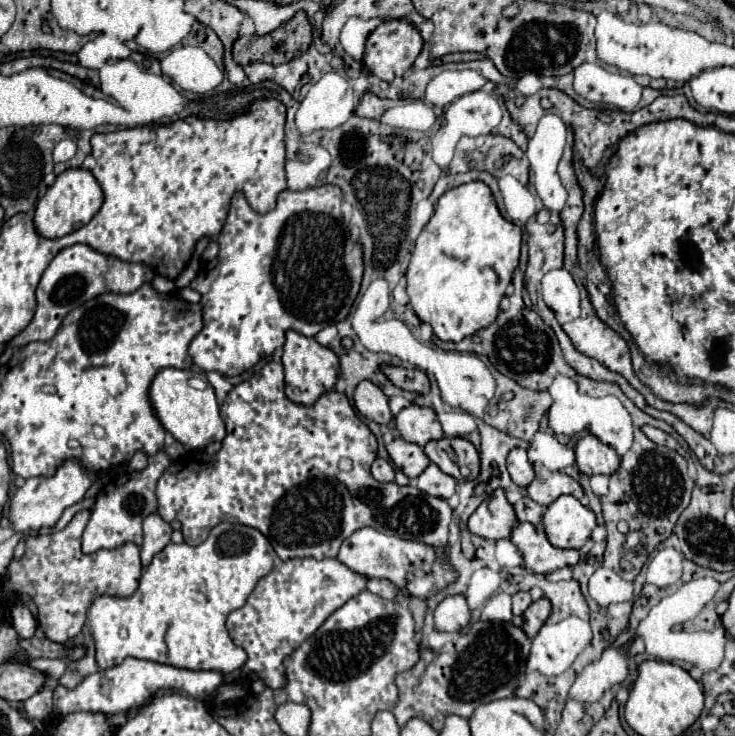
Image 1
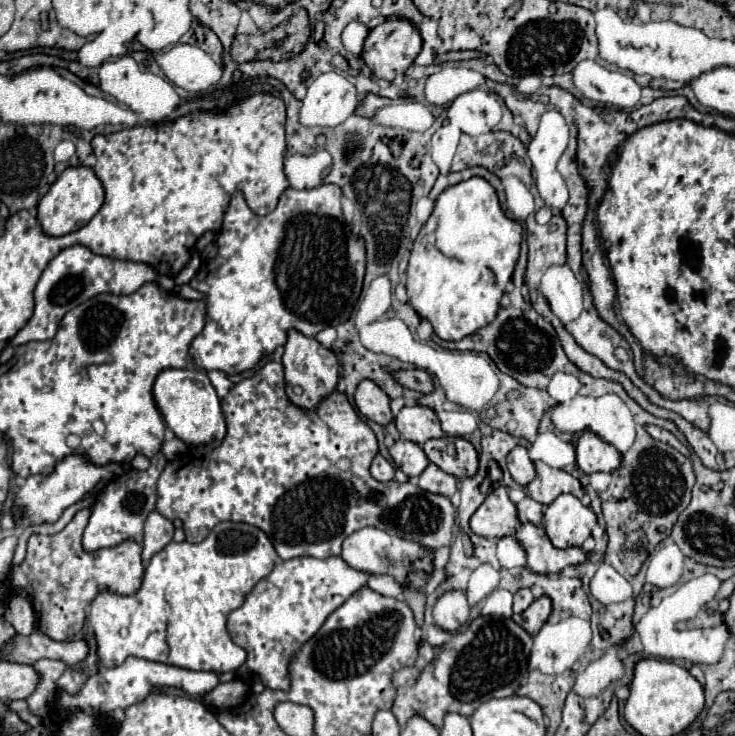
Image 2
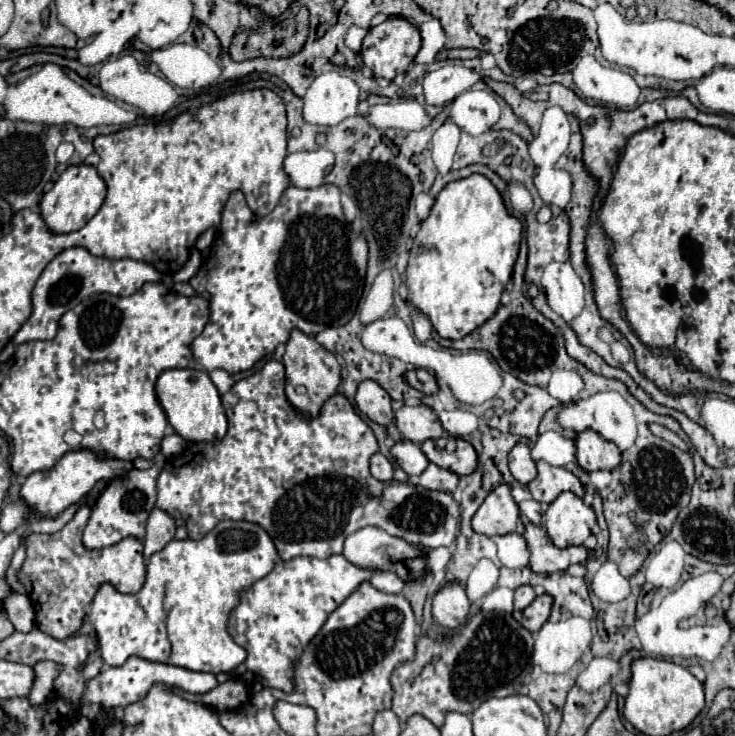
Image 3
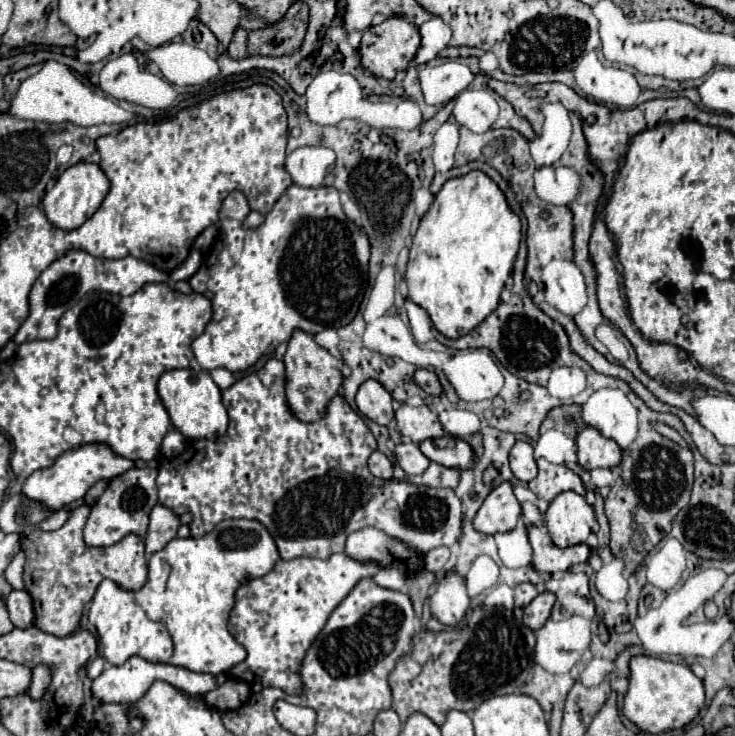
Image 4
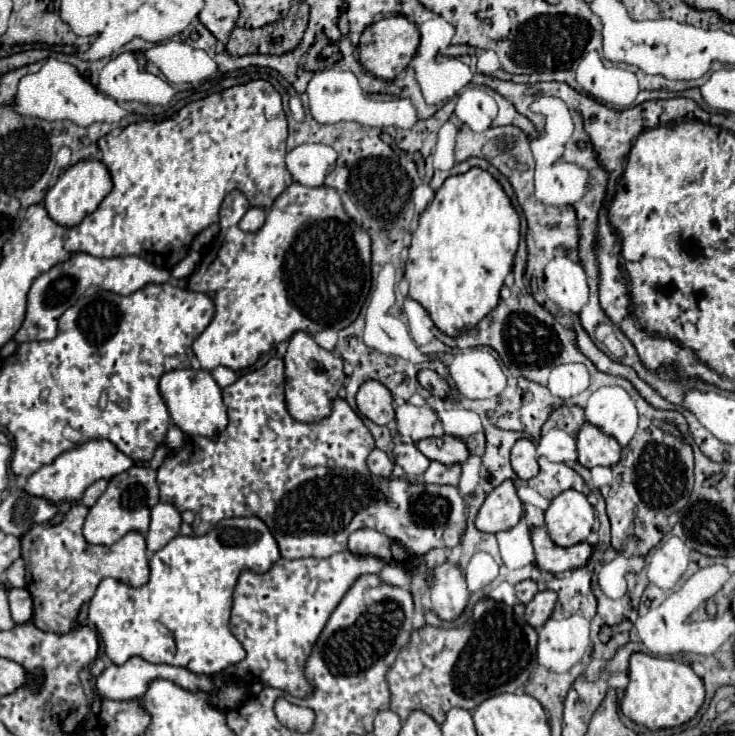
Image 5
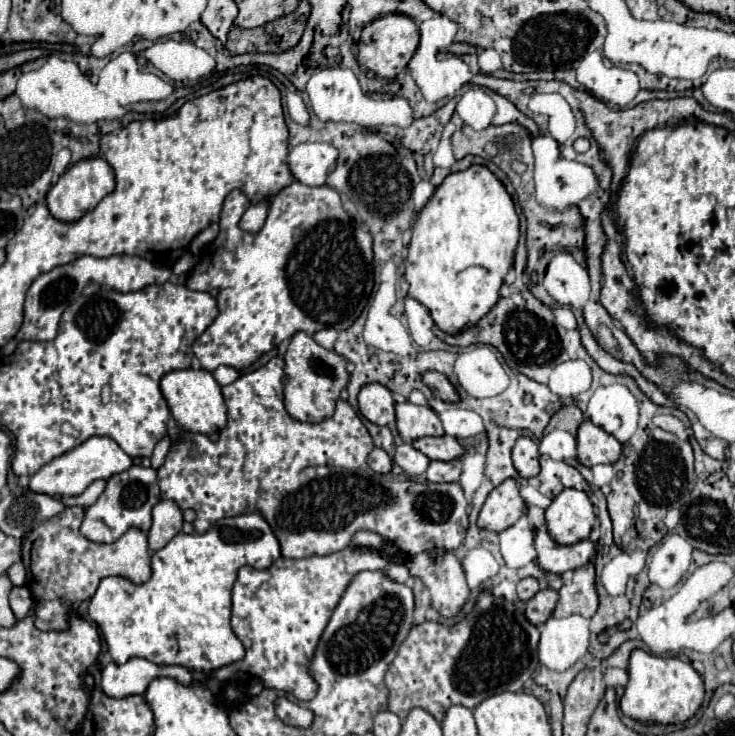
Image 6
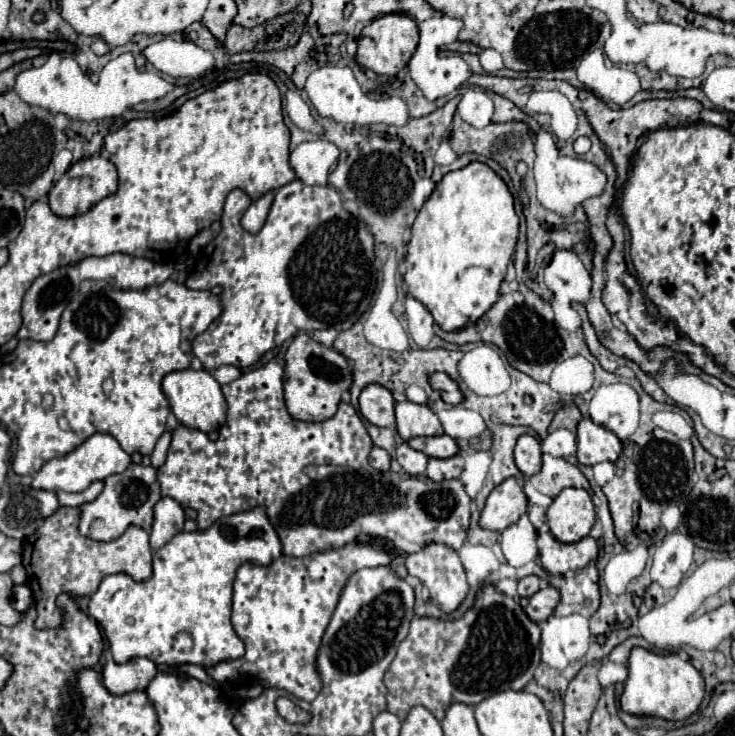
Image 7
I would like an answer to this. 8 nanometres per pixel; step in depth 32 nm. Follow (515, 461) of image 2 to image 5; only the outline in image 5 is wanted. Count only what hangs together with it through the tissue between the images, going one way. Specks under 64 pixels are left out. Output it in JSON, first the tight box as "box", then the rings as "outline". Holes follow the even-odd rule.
{"box":[510,438,538,480],"outline":[[[522,438],[514,444],[512,448],[512,456],[510,456],[510,462],[512,462],[512,470],[516,472],[518,478],[522,480],[530,480],[538,474],[538,462],[536,462],[536,446]]]}

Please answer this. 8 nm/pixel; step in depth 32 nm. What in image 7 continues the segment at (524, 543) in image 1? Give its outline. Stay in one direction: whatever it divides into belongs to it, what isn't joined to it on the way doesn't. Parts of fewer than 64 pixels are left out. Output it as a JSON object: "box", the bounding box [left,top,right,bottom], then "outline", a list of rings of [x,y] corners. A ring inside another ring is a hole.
{"box":[538,532,598,574],"outline":[[[538,532],[538,556],[540,556],[540,564],[544,570],[548,570],[550,574],[564,574],[568,570],[580,570],[588,566],[592,560],[596,560],[598,542],[588,536],[576,544],[560,544],[550,532]]]}

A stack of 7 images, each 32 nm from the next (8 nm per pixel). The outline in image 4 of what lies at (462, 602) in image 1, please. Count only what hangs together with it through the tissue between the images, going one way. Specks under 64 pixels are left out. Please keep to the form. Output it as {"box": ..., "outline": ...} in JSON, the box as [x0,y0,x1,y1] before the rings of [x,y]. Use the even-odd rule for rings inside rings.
{"box":[430,572,470,626],"outline":[[[446,572],[446,576],[438,582],[436,592],[430,596],[430,608],[432,616],[436,616],[446,626],[456,626],[462,622],[470,608],[464,580],[454,572]]]}

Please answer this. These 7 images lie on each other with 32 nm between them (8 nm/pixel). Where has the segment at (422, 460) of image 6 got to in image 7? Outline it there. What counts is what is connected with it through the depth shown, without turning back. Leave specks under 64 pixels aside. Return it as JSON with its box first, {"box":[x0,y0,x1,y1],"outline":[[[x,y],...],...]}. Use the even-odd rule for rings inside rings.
{"box":[396,442,428,476],"outline":[[[406,442],[396,448],[396,460],[404,468],[404,472],[410,476],[422,476],[428,466],[428,456],[424,456],[422,452],[416,452]]]}

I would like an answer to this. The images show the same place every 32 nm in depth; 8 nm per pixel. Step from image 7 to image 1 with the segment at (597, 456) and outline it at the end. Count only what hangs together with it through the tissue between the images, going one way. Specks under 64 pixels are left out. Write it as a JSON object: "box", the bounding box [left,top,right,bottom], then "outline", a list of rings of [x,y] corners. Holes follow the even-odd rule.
{"box":[576,434,620,474],"outline":[[[586,434],[576,444],[576,466],[582,474],[614,474],[620,466],[620,456],[606,444],[602,444],[596,436]]]}

